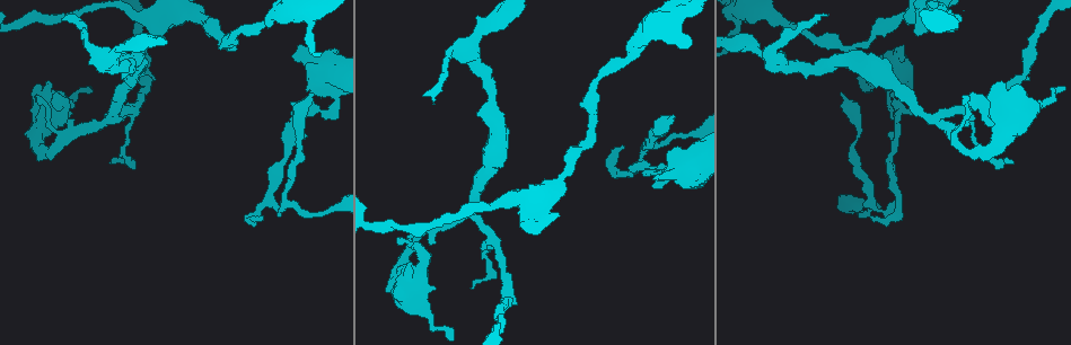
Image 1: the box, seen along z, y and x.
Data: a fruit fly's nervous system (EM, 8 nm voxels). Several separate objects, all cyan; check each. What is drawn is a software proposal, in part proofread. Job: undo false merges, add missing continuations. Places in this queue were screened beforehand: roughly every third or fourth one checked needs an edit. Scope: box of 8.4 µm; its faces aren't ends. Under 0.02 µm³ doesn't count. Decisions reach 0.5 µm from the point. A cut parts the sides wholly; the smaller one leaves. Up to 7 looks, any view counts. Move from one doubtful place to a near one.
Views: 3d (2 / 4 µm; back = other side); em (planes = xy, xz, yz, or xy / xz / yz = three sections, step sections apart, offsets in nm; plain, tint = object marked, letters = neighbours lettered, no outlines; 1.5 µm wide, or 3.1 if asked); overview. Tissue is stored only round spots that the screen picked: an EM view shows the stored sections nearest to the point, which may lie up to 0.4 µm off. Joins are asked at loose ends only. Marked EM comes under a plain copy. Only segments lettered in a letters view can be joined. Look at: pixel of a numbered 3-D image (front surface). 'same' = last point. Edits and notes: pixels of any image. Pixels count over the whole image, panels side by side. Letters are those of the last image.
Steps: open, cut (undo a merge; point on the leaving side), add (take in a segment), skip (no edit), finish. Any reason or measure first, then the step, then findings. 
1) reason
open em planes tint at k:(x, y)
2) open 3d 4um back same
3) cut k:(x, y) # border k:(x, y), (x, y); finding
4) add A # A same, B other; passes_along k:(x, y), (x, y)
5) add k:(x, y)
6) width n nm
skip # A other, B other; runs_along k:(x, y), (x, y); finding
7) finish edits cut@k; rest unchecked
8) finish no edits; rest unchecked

thick turns thin
open 3d 2um at 1:(892, 81)

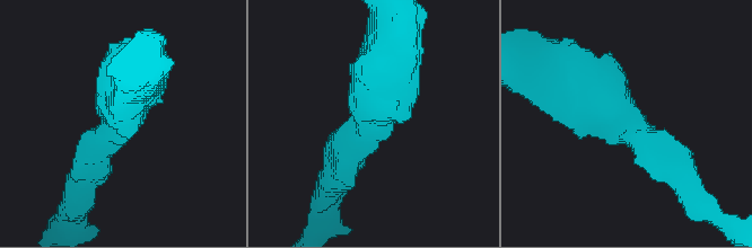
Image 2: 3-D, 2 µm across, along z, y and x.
shape alone is not enough
open em planes tint at 2:(633, 126)

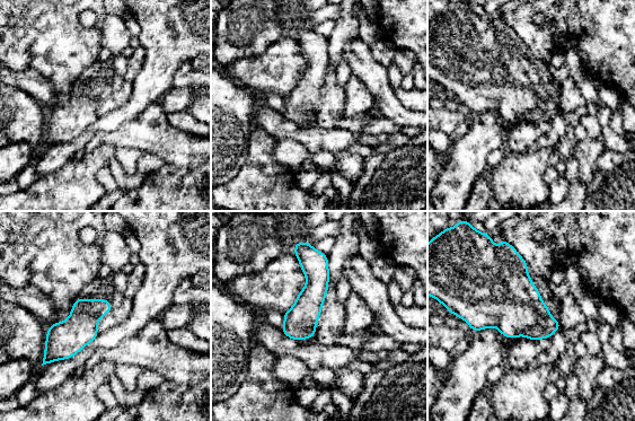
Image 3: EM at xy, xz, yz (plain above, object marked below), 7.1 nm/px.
open em planes letters same

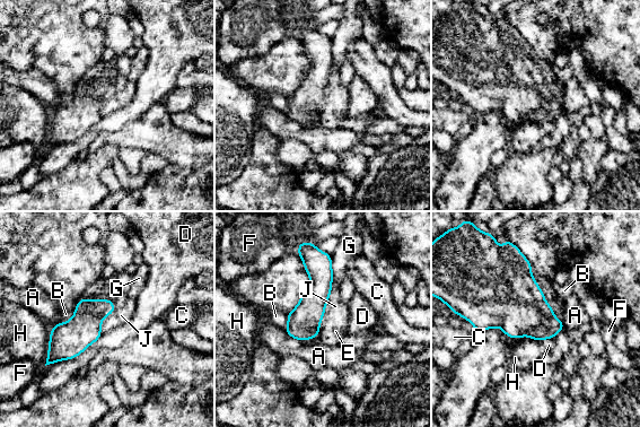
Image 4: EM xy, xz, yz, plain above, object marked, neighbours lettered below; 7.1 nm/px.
skip # A other, B other, C other, D other, E other, F other, G other, H other, J other; runs_along 4:(308, 252), (316, 296), (301, 338); one neuron here

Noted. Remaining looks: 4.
narrows sharply
open em xz step 8 tint at 1:(585, 140)

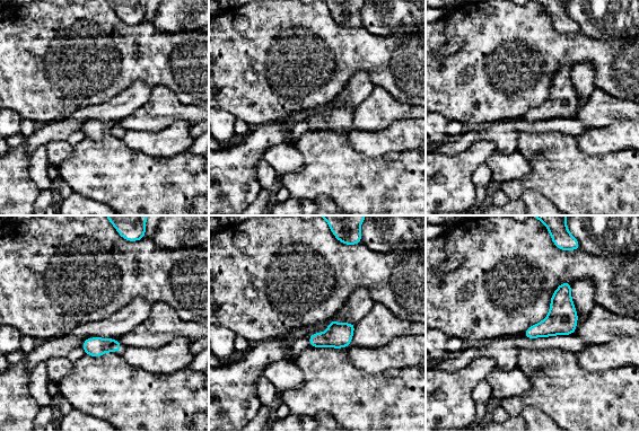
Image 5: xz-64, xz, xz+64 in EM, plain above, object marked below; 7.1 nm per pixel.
see the neighbours
open em xz step 8 letters same

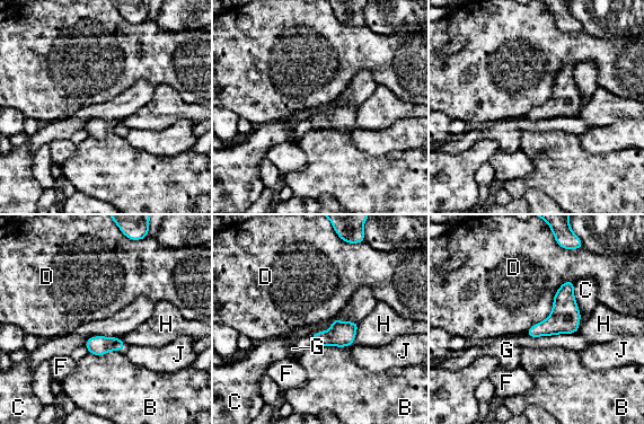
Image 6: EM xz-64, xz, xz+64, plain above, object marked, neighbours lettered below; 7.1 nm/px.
longest_contact D 550 nm
skip # B other, C other, D other, F other, G other, H other, J other; border 6:(574, 281), (523, 334); one neuron here

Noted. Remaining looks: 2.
two arms in line, one across
open em planes tint at 1:(278, 12)

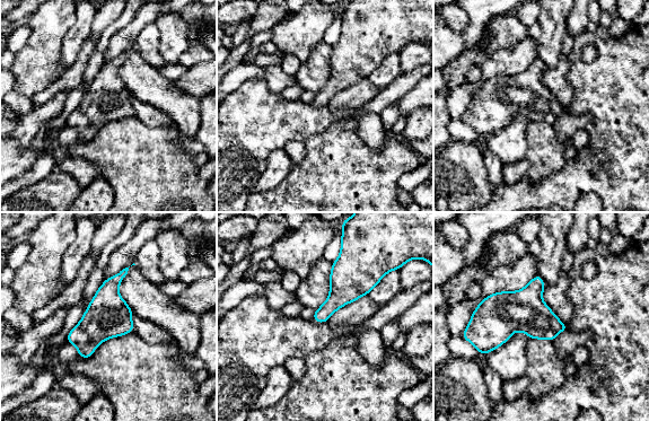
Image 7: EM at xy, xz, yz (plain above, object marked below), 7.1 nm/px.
see the neighbours
open em planes letters same

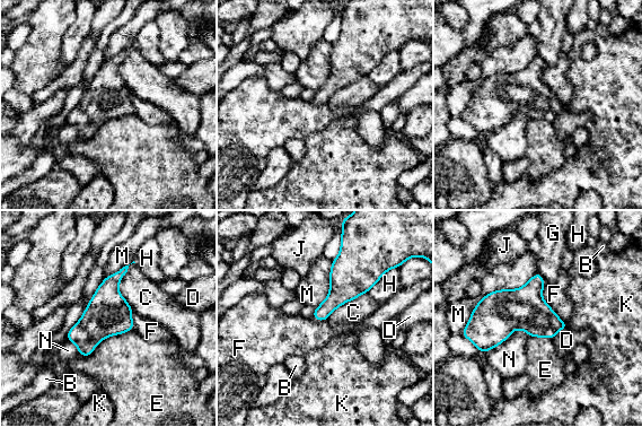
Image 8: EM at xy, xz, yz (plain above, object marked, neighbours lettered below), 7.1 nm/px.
skip # B other, C other, D other, E other, F other, G other, H other, J other, K other, M other, N other; border 8:(529, 336), (513, 330), (482, 355); all the same neuron

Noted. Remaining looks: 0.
finish no edits; rest unchecked

